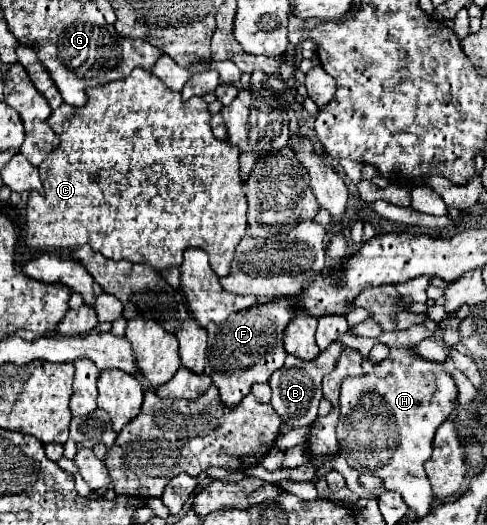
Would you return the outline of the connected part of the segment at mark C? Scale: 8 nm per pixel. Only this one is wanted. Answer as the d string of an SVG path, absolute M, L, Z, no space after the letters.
M134 69L128 79L112 81L108 85L92 87L88 89L88 103L84 107L70 107L62 103L58 109L52 111L48 125L54 129L54 133L60 137L60 145L44 159L40 169L40 179L44 185L44 195L38 195L36 191L30 193L28 207L26 207L26 245L34 249L76 249L84 243L88 243L96 253L102 253L104 257L112 261L130 261L130 263L148 263L152 269L160 271L166 267L180 267L182 253L188 247L200 247L210 257L212 271L218 273L218 277L224 277L230 273L230 263L234 257L236 245L246 235L246 195L240 179L240 163L238 163L238 149L232 147L228 141L220 141L212 135L210 129L210 113L208 105L202 97L192 97L186 103L182 101L180 93L170 91L156 75L144 73L144 69Z

